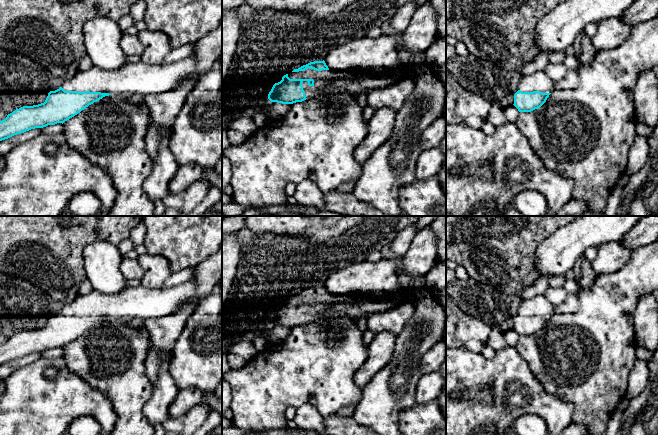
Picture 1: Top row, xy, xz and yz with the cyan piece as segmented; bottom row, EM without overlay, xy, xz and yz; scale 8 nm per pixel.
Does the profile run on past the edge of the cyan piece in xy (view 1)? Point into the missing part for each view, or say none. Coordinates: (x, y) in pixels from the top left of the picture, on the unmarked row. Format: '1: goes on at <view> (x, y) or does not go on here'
1: goes on at xy (141, 302)

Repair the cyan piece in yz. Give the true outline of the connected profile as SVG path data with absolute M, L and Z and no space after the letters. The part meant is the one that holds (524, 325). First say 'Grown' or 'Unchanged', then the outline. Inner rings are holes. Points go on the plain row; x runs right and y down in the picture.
Grown. M545 293L522 300L514 319L514 330L519 336L531 336L540 332L555 313L555 306Z

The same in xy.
Grown. M190 280L170 288L126 287L119 293L106 294L96 290L87 295L78 295L73 301L63 304L61 311L50 315L44 327L23 330L0 345L0 365L31 353L64 347L82 334L105 320L119 318L131 320L163 317L178 312L187 302L194 300L198 286Z

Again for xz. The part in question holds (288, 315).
Grown. M314 285L294 293L275 307L268 318L271 326L293 328L310 322L349 317L360 321L387 311L399 301L410 301L409 286L382 298L371 296L333 296L325 285Z

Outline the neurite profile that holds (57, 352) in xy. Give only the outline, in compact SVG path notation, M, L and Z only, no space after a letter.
M57 347L55 349L48 349L41 353L42 358L55 358L61 357L64 353L64 349L62 347Z

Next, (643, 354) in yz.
M637 346L635 354L636 359L648 362L652 358L654 353L642 346Z

